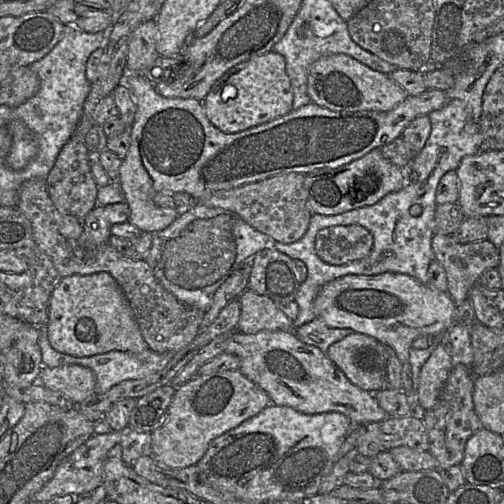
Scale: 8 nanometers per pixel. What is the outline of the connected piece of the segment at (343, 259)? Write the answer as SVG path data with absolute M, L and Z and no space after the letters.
M335 225L318 231L315 250L324 262L345 265L367 257L373 242L370 231L361 225Z

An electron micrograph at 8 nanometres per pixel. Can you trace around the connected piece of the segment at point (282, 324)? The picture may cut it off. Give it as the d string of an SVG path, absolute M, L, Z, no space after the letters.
M246 289L240 296L241 314L236 329L245 334L262 330L293 330L293 321L270 298Z

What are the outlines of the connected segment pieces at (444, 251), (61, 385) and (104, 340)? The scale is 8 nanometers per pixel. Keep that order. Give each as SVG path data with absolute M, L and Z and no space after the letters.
M435 233L432 237L435 259L444 267L448 280L447 293L458 306L469 297L472 287L478 283L481 274L497 268L500 261L499 248L488 239L471 243L459 243L452 235Z
M77 364L43 367L38 381L47 389L60 393L65 404L79 404L96 394L93 371Z
M108 272L73 274L61 279L50 298L47 335L56 351L76 357L112 350L141 353L148 349L123 289Z

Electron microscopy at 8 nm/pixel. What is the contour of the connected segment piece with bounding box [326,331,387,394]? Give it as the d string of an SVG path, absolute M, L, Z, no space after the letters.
M354 331L333 343L326 355L354 385L374 394L387 385L386 369L365 366L363 353L377 343L374 337Z

